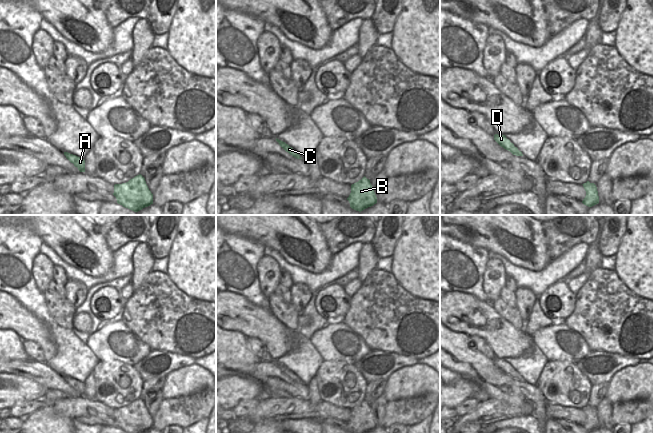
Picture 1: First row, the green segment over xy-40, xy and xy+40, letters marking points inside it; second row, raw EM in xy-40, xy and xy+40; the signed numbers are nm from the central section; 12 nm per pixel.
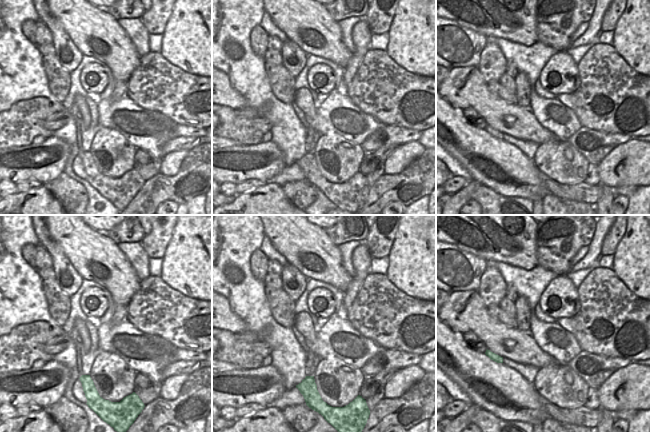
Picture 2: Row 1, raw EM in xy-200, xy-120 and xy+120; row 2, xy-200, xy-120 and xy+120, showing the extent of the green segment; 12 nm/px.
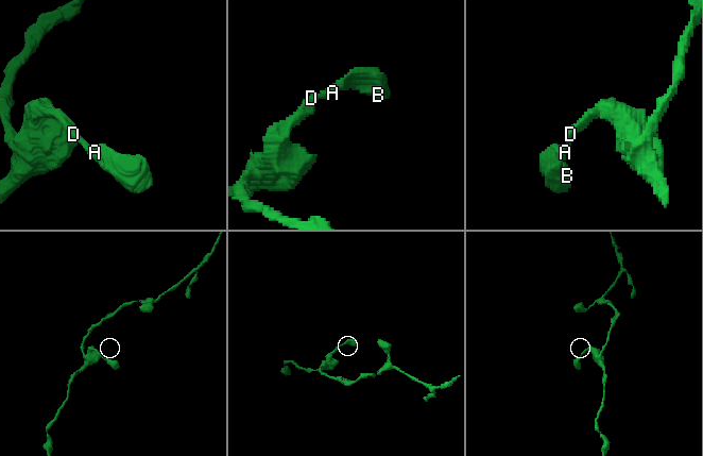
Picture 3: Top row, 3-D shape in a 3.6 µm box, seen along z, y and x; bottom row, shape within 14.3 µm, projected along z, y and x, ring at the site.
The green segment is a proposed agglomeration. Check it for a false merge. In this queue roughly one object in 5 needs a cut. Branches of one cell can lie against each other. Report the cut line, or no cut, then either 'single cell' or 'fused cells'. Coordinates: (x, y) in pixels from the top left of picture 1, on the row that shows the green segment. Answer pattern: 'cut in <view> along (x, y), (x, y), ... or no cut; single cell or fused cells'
no cut; single cell

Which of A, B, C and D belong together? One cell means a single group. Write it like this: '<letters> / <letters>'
A B C D

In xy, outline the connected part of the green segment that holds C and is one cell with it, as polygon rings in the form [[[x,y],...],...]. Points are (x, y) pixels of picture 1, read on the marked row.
[[[276,138],[276,141],[279,143],[279,145],[286,151],[288,152],[290,155],[292,155],[293,157],[297,158],[297,159],[302,159],[300,157],[300,155],[298,154],[297,151],[295,151],[292,147],[290,147],[288,144],[286,144],[285,142],[279,140]]]

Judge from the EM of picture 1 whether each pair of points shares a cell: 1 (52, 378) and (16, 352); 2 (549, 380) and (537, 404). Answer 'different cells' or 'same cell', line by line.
1: different cells
2: different cells

